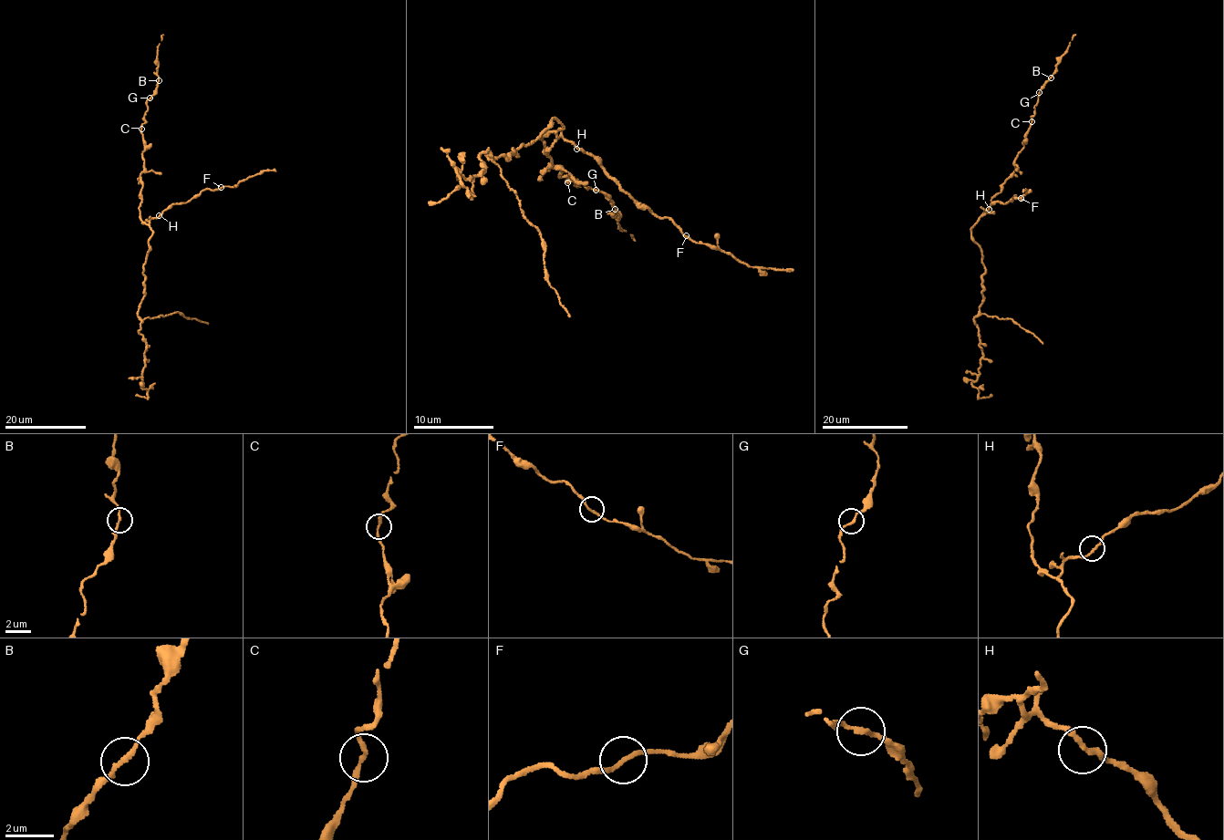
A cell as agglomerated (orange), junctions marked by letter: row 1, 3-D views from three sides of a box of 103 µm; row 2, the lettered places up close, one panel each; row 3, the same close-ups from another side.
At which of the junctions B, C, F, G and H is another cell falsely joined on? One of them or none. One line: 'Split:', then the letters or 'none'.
Split: none

